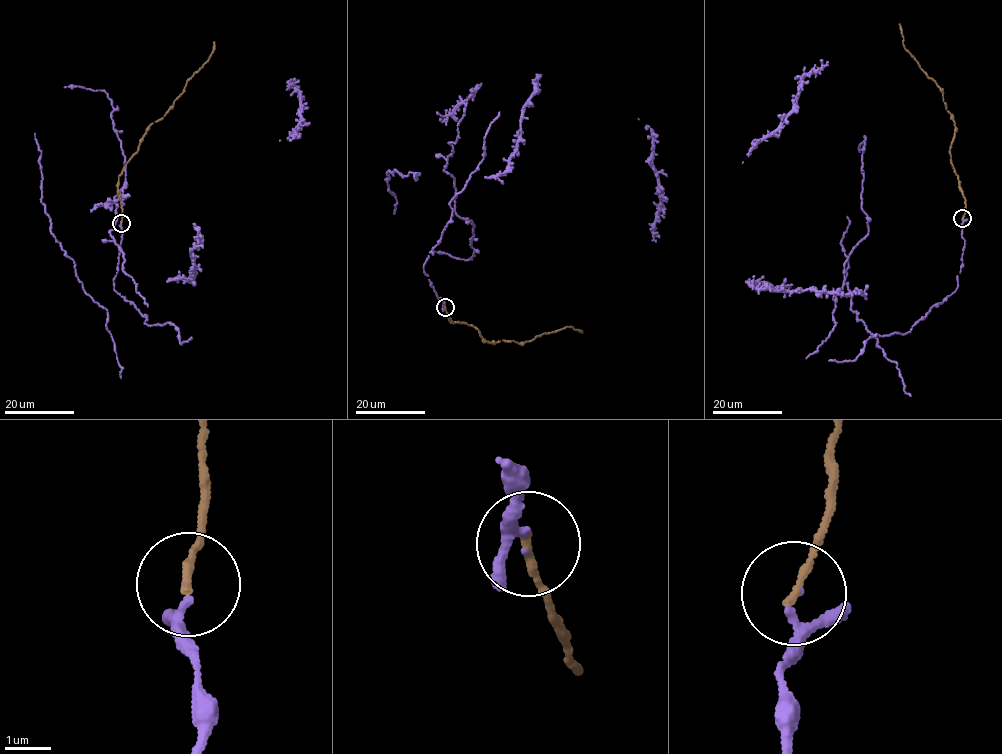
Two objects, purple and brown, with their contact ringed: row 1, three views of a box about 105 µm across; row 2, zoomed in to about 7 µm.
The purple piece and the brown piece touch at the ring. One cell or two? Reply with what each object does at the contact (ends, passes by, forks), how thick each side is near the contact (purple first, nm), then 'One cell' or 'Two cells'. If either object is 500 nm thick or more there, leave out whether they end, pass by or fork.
At the ring purple passes by. At the ring brown ends. Thickness 90 nm (purple) against 170 nm. One cell

